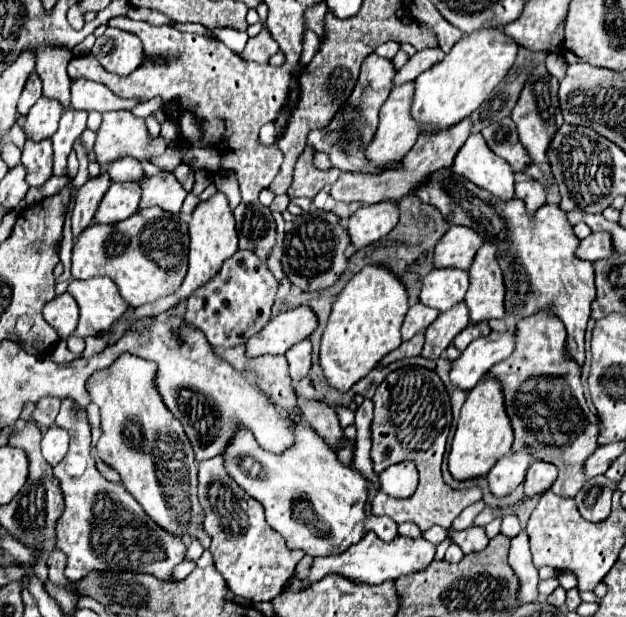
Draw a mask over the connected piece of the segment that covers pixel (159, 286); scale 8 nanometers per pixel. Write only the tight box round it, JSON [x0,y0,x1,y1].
[72,208,188,308]

